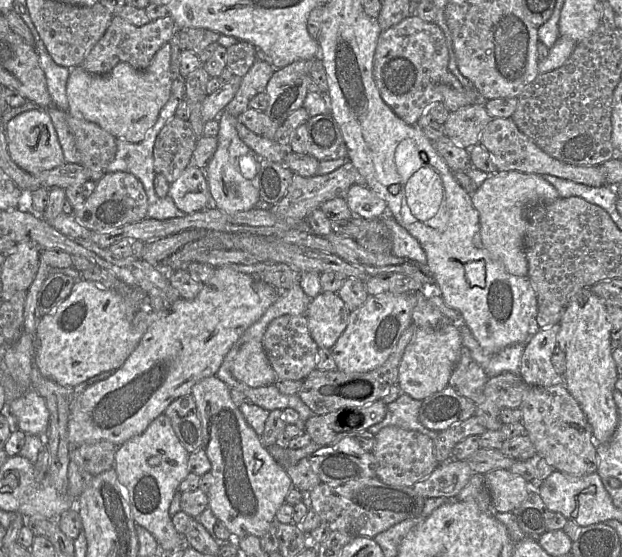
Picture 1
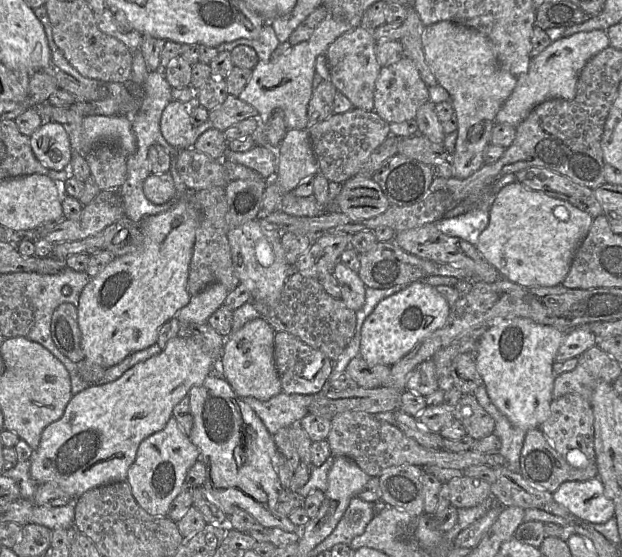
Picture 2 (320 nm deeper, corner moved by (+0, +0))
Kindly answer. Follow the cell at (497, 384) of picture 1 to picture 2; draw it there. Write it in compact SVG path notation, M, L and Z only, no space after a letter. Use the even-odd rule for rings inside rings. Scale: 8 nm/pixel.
M463 395L454 408L454 419L458 420L465 428L468 436L474 440L483 439L494 432L494 419L483 409L473 395Z

